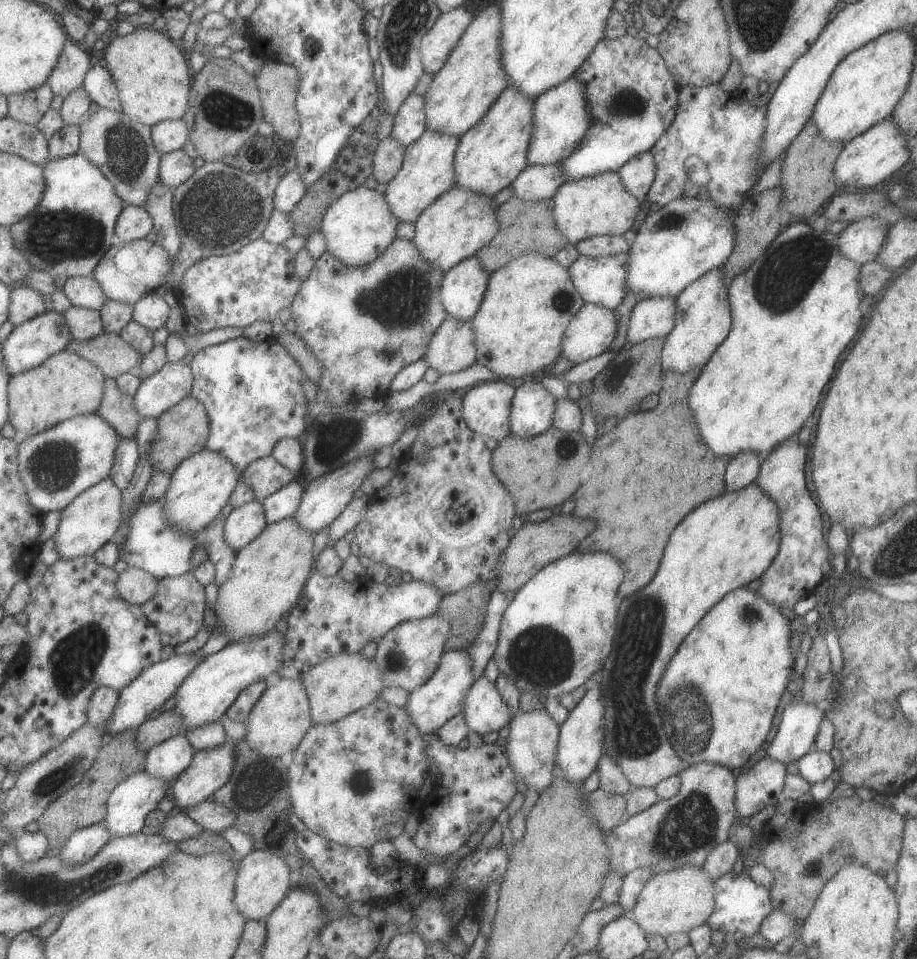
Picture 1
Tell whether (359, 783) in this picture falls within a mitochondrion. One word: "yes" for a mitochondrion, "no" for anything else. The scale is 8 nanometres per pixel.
yes

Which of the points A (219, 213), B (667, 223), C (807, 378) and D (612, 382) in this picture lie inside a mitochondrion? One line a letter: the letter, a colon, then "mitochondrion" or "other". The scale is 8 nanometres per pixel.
A: mitochondrion
B: mitochondrion
C: other
D: mitochondrion

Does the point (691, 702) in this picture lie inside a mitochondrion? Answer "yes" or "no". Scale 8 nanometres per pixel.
yes

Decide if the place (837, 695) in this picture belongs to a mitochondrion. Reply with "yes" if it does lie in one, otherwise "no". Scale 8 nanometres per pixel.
no

